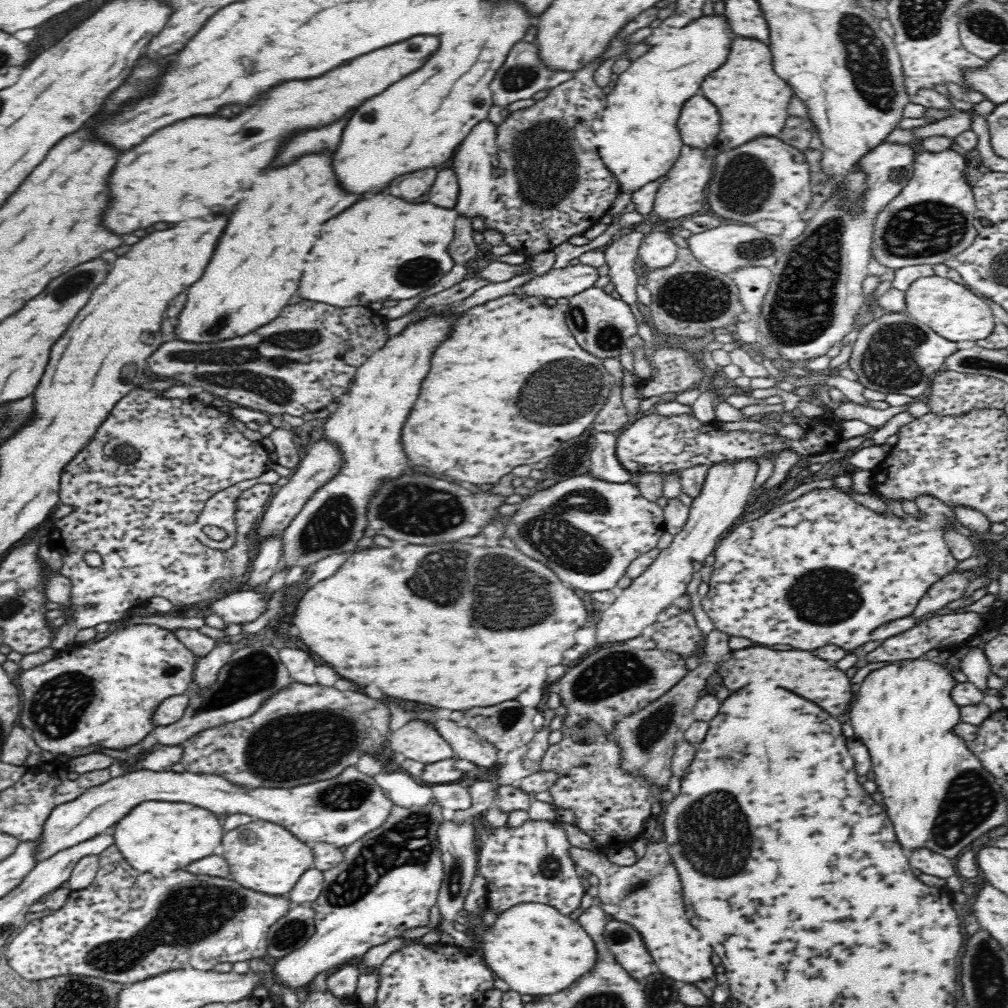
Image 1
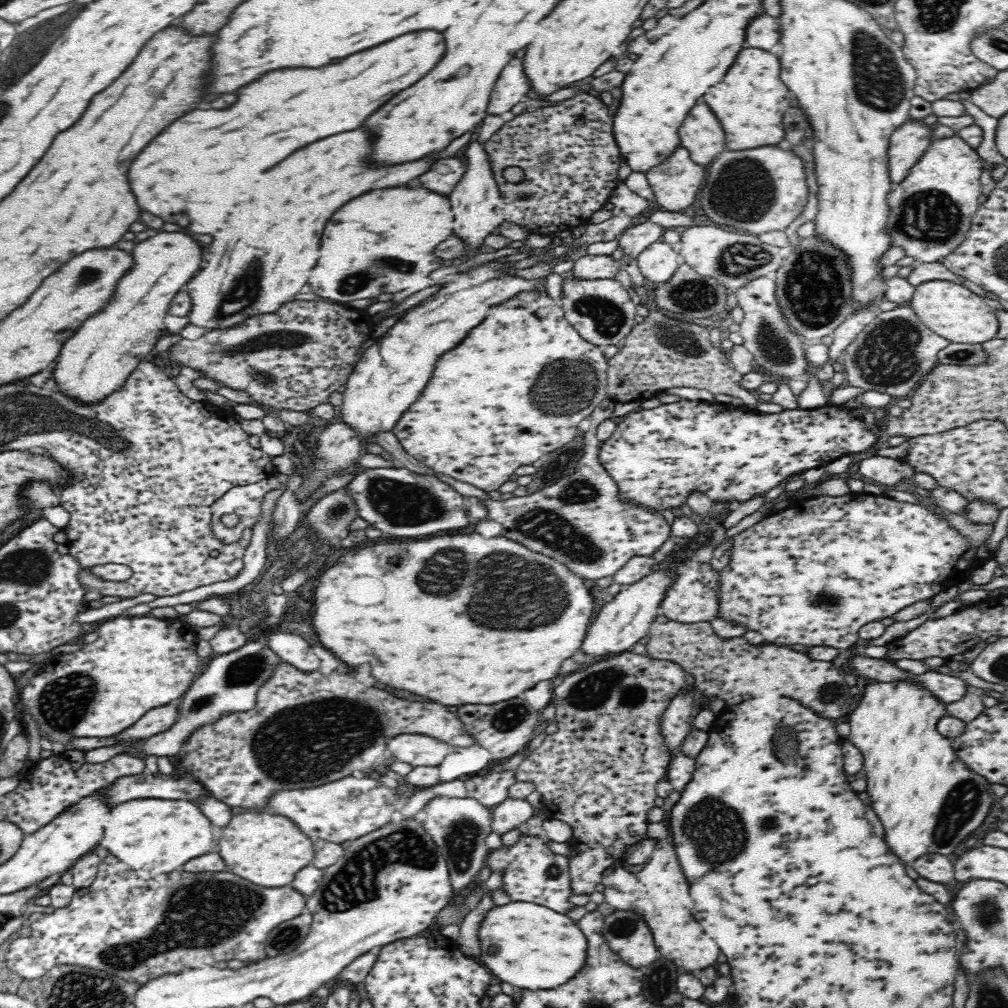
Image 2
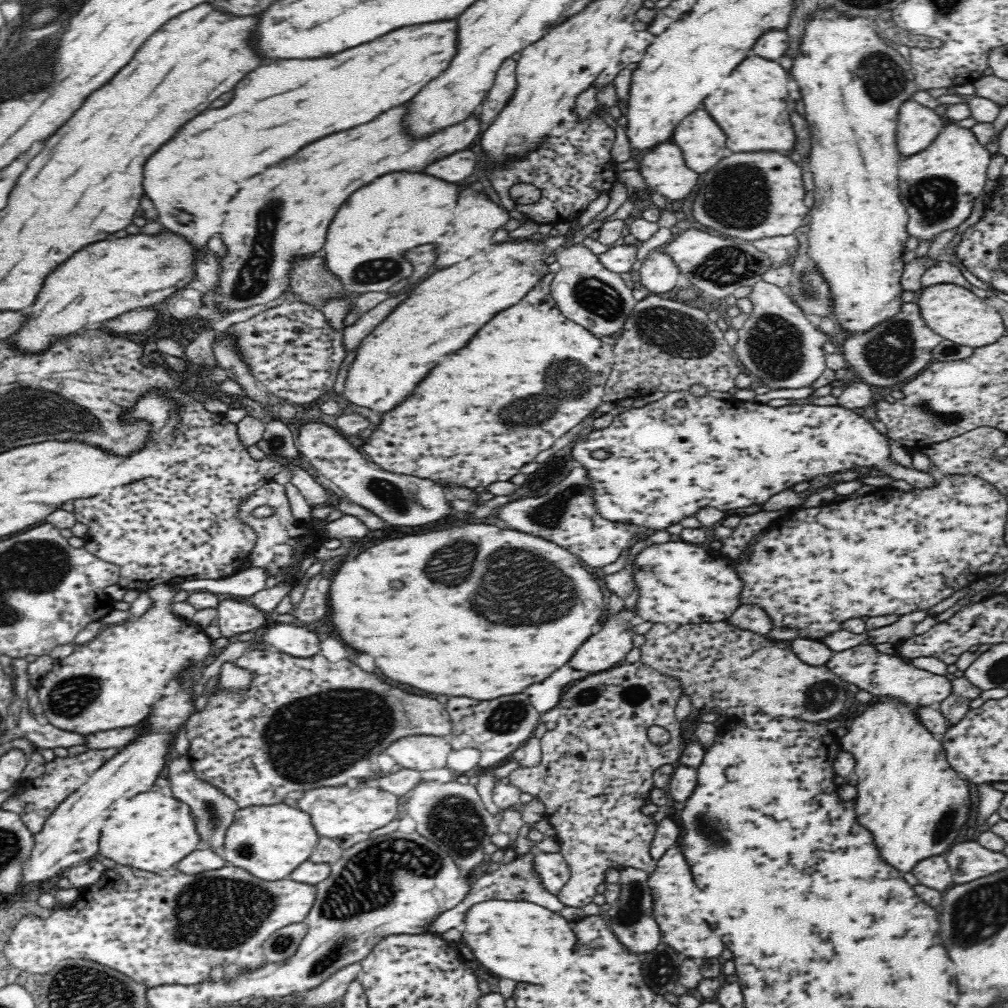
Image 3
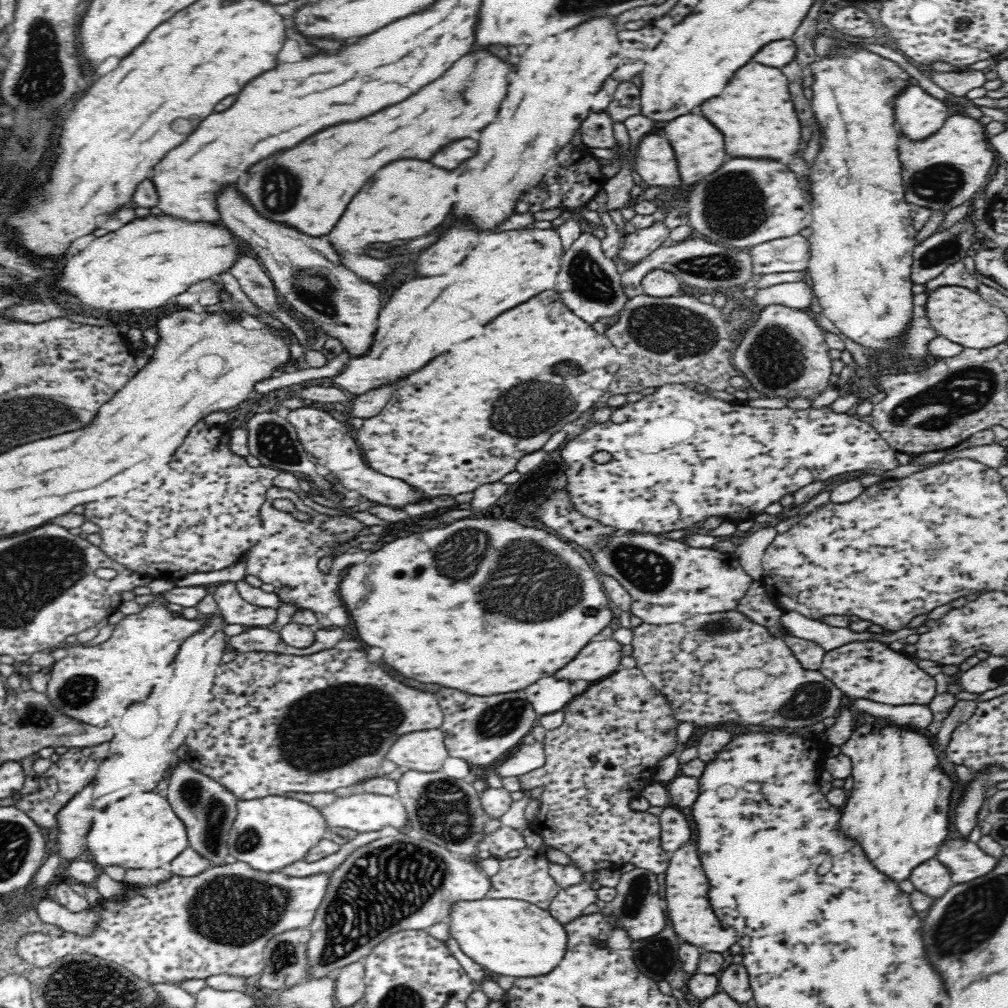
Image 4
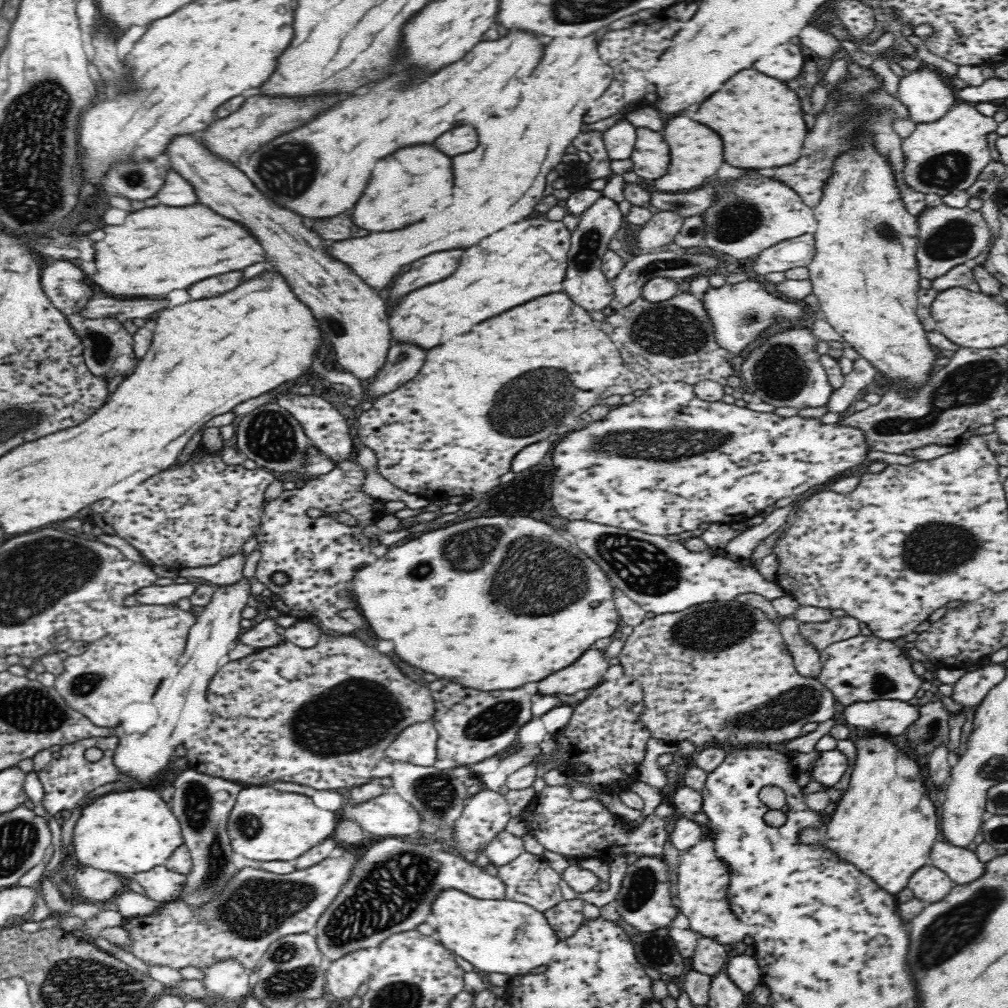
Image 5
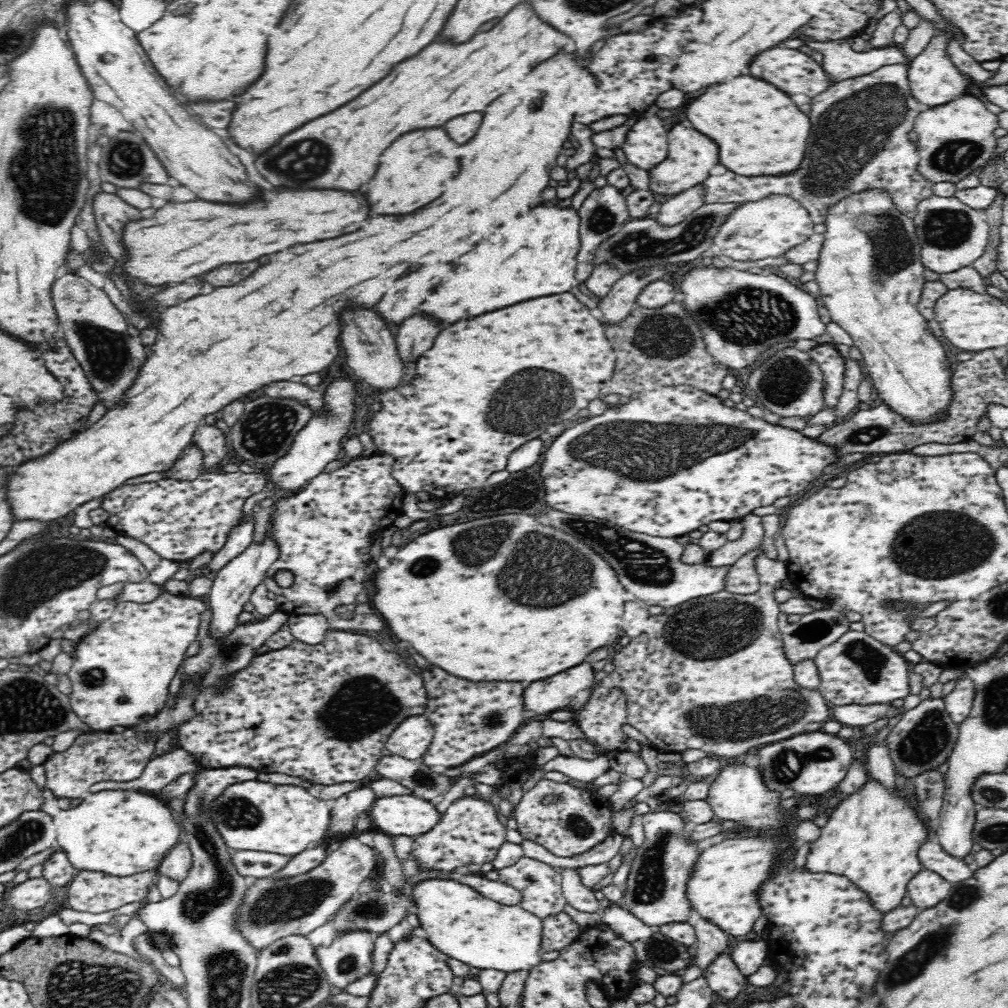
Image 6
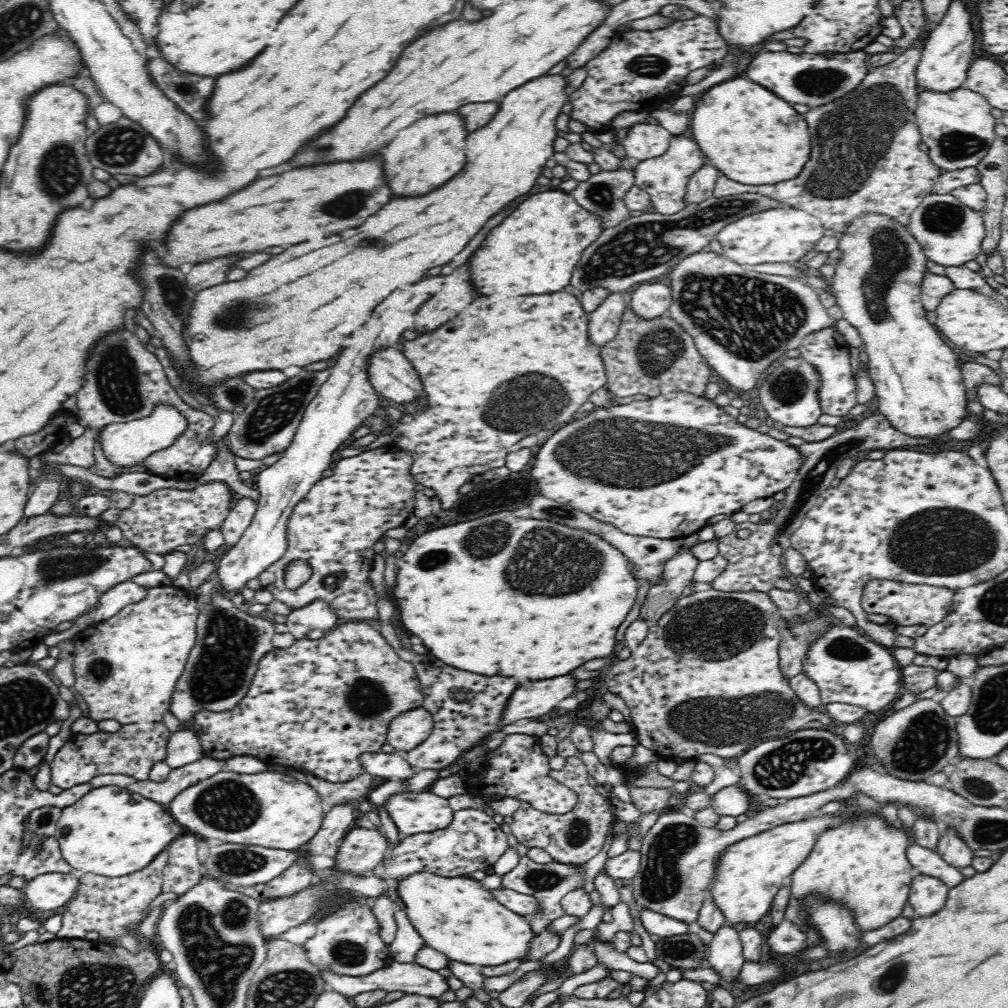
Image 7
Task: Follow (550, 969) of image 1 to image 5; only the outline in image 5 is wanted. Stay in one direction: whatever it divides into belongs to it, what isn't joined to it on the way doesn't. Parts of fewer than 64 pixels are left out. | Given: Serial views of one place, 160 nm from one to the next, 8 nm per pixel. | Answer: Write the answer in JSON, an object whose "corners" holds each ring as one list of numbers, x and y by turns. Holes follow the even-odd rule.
{"corners":[[456,889,438,892,432,912,424,922,434,926,439,942,455,956,484,972,510,975,526,974,554,956,558,937,545,914,532,906,510,899,482,900]]}

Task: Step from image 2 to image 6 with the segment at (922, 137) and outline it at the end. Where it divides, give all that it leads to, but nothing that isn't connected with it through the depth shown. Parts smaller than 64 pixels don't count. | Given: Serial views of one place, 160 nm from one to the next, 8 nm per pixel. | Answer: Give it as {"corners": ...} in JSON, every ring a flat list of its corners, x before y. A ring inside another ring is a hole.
{"corners":[[946,29,931,38,928,46,909,64,908,80,911,93,922,103,929,106,950,102,966,93,968,76,962,73,950,60,947,47,951,40,956,40,955,33]]}

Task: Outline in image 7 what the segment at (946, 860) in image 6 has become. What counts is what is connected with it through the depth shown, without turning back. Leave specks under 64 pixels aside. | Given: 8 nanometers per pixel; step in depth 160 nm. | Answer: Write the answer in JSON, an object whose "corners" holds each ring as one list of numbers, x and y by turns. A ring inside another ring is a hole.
{"corners":[[914,844,906,850,906,857,918,875,938,878,950,888,958,886,964,880,964,876,953,866,946,864,937,851]]}

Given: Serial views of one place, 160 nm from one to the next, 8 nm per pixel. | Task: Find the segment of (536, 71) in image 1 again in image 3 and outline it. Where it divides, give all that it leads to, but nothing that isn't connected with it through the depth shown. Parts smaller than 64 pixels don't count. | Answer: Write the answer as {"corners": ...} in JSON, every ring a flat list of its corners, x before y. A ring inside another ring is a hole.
{"corners":[[506,58,506,62,502,62,498,74,496,74,496,82,490,88,484,104,482,104,482,114,480,120,490,120,492,116,496,116,506,102,512,98,514,90,516,90,516,78,514,78,514,68,516,68,516,60]]}

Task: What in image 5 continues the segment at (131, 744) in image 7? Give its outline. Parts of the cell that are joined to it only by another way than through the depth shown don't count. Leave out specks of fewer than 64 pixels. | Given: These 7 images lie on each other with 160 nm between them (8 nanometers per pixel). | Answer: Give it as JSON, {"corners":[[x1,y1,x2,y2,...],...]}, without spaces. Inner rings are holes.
{"corners":[[114,735,111,737,84,738,82,740,61,746,59,758,53,758,52,762,37,771,38,778,44,785,43,805,46,811,55,815,60,810,73,810,86,794,96,790,102,784,124,780,125,774,121,772,114,762,114,751,118,746,119,738],[88,748,100,748,103,757,97,761,88,761,84,757,84,752]]}

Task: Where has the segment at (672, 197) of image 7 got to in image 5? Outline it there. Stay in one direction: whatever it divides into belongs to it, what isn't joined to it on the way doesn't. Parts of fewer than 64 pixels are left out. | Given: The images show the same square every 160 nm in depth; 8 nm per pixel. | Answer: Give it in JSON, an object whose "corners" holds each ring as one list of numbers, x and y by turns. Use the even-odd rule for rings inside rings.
{"corners":[[676,116,666,124,662,133,669,146,670,164,668,164,666,174,656,178,652,183,655,188,664,193,687,192,702,187,704,182,708,182,714,177,712,174,724,162,724,158,722,158,724,148,722,148,720,136,714,130,702,126,700,122,694,122,686,116]]}

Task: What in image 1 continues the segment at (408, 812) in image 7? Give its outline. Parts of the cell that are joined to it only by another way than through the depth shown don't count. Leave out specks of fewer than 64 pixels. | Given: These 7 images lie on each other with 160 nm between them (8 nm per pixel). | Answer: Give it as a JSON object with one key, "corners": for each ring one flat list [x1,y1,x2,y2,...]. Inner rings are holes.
{"corners":[[349,766,342,774,334,778,322,779,320,782,302,783,302,786,290,788,284,787,260,787,257,789,246,789,246,787,238,787,232,785,228,780,214,774,194,774,188,771,158,771,154,772,150,769,131,770,124,776,110,779,104,784,94,786,86,790,73,801,65,802,60,806,56,806,46,826,44,826,44,834,39,839,42,841,39,848,41,851,37,854,37,860,43,861,46,858,54,856,56,852,66,850,72,846,81,844,90,840,90,838,98,837,101,833,110,831,134,806,140,805,140,802,146,800,160,800,160,802,188,802,194,806,202,806,206,810,218,812,218,814,234,814,242,812,248,814,256,820,276,823,306,844,314,844,315,842,326,842,331,845,344,848,346,845,353,844,379,828,388,820,388,816,392,814,393,802,384,794,381,786,374,780,374,777,361,773,357,767]]}

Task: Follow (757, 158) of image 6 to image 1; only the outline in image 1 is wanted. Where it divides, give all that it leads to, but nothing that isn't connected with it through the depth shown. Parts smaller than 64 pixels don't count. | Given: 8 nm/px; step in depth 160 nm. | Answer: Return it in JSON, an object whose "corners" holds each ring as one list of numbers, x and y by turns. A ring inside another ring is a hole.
{"corners":[[750,38,734,40,726,64,702,82,702,94,720,110,722,130,718,142,722,142,724,150,738,148,758,136,778,136,794,96,790,86,774,74,768,46]]}

